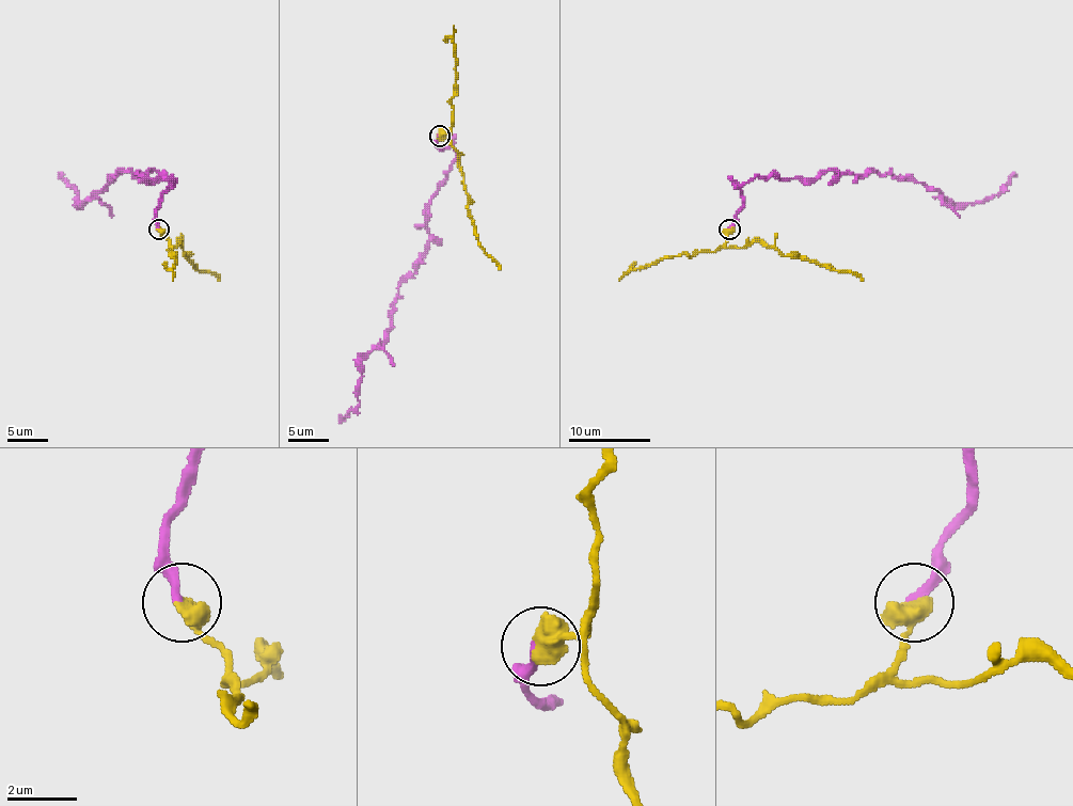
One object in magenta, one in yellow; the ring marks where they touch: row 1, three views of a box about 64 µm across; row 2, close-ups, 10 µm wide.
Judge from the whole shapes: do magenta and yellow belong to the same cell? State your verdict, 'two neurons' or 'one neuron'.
two neurons

